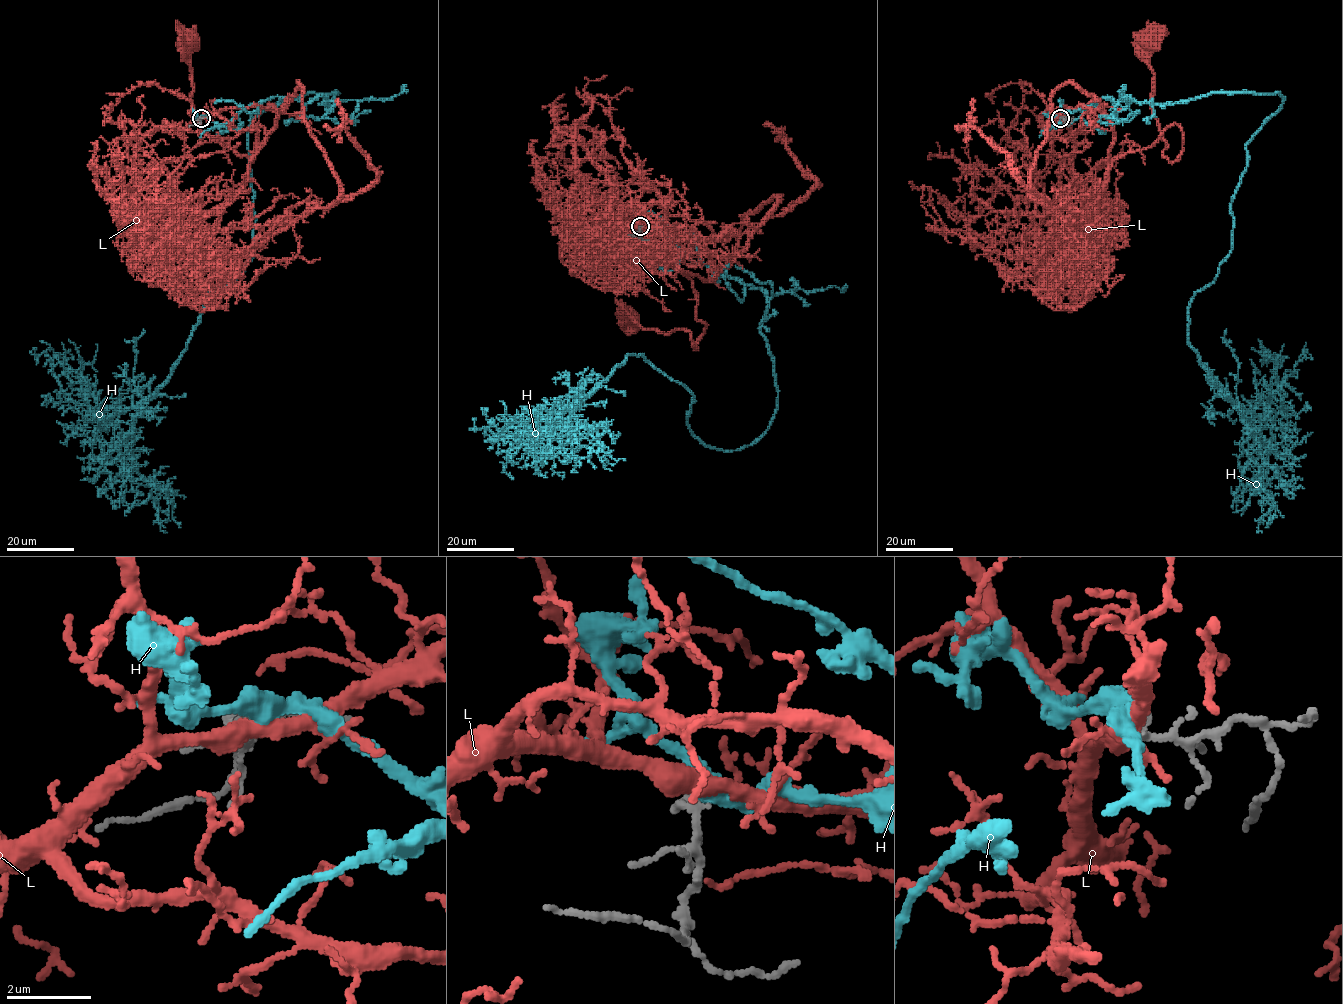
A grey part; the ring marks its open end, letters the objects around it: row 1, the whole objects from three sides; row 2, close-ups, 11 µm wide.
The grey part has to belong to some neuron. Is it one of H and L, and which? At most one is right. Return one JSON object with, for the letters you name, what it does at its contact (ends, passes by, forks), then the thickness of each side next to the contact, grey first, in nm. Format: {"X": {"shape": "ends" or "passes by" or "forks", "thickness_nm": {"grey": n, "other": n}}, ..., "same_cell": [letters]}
{"L": {"shape": "passes by", "thickness_nm": {"grey": 170, "other": 460}}, "same_cell": ["L"]}

